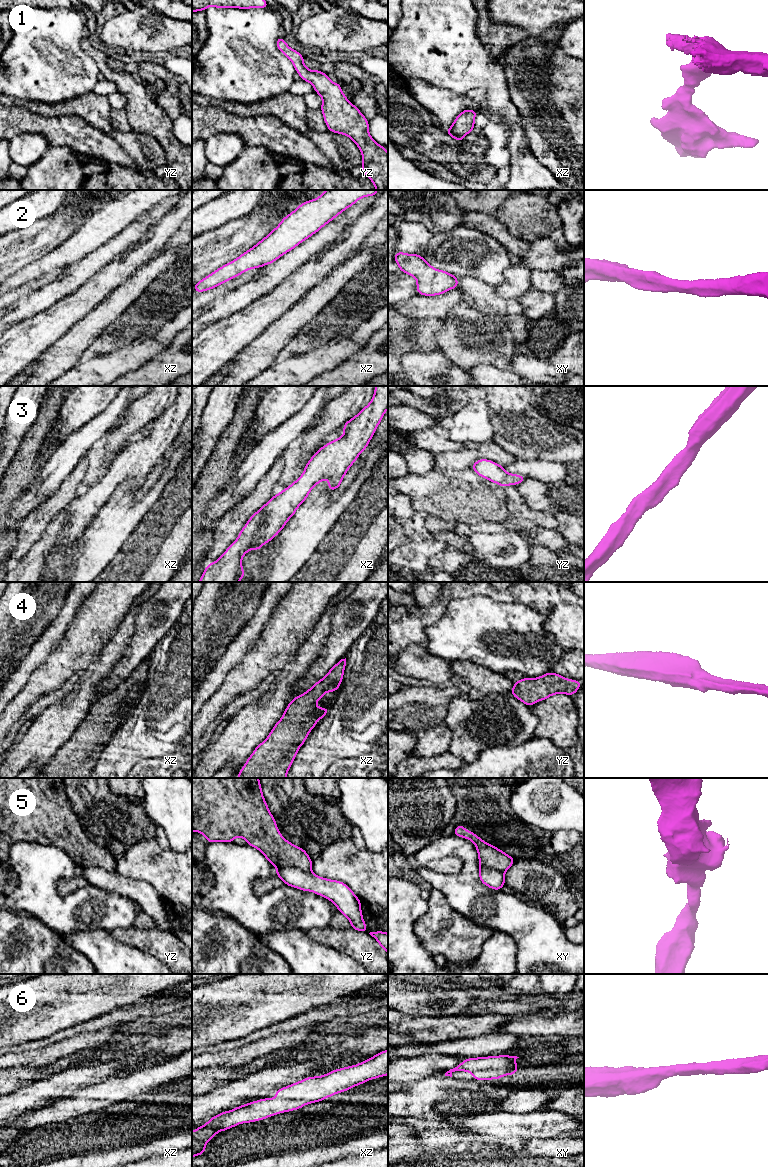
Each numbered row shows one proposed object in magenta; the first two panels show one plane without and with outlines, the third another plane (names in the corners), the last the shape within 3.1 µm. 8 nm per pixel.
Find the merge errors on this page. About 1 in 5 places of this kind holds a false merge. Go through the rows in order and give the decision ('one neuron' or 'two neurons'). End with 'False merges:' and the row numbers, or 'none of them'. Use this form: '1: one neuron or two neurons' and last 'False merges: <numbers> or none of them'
1: one neuron
2: one neuron
3: one neuron
4: one neuron
5: two neurons
6: one neuron
False merges: 5

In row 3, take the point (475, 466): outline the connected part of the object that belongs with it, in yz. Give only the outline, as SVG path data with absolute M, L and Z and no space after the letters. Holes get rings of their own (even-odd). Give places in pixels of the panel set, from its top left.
M488 459L476 461L471 468L482 478L486 478L502 487L520 484L526 479L525 476L509 474L502 465Z

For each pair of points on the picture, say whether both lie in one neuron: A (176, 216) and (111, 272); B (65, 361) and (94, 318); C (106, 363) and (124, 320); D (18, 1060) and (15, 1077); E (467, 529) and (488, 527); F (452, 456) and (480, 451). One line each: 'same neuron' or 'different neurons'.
A: same neuron
B: same neuron
C: different neurons
D: different neurons
E: same neuron
F: same neuron

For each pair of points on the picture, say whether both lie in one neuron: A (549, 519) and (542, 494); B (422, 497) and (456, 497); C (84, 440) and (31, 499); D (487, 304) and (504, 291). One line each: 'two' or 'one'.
A: two
B: one
C: one
D: two

